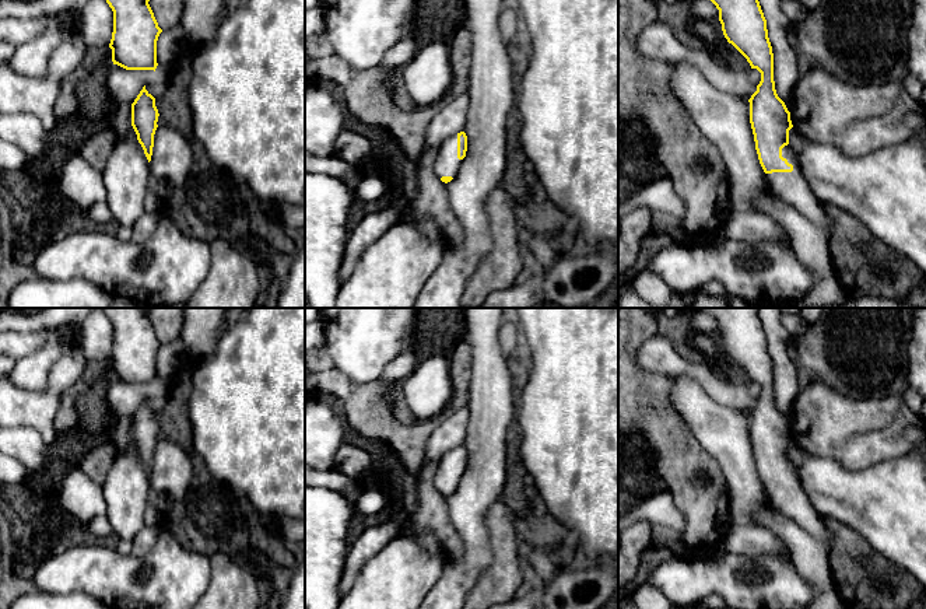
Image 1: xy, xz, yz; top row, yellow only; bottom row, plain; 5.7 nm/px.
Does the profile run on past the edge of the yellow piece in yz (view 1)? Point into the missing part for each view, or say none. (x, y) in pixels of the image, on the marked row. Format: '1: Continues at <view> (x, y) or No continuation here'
1: Continues at yz (791, 188)

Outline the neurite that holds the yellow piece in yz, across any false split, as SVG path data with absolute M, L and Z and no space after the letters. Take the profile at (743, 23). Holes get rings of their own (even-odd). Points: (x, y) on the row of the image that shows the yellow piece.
M711 1L719 10L719 21L727 42L747 59L751 69L761 73L761 81L748 102L755 150L771 186L769 200L781 200L810 221L825 224L828 216L822 203L813 195L797 165L796 153L788 146L793 125L790 112L775 90L774 53L760 1Z

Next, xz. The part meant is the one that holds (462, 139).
M464 132L448 137L438 148L434 172L445 183L450 182L459 172L467 151L467 136Z

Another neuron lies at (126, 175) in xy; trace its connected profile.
M133 126L117 140L102 176L113 220L119 225L133 225L145 211L145 197L152 182L150 162Z

